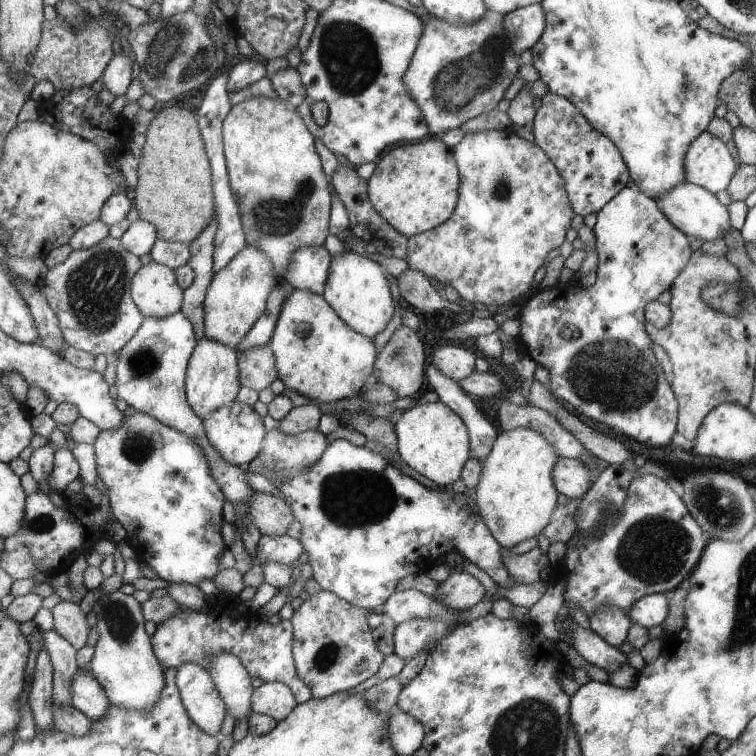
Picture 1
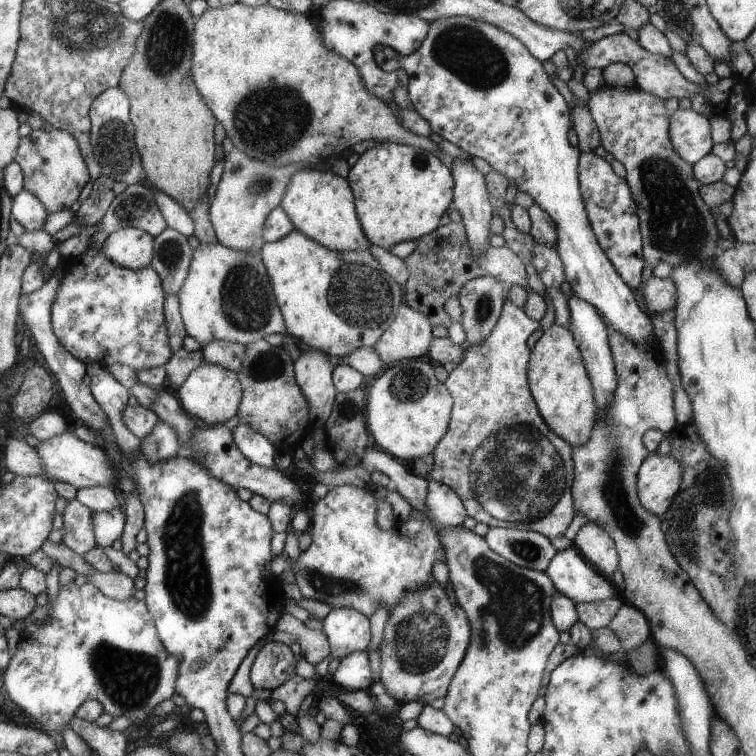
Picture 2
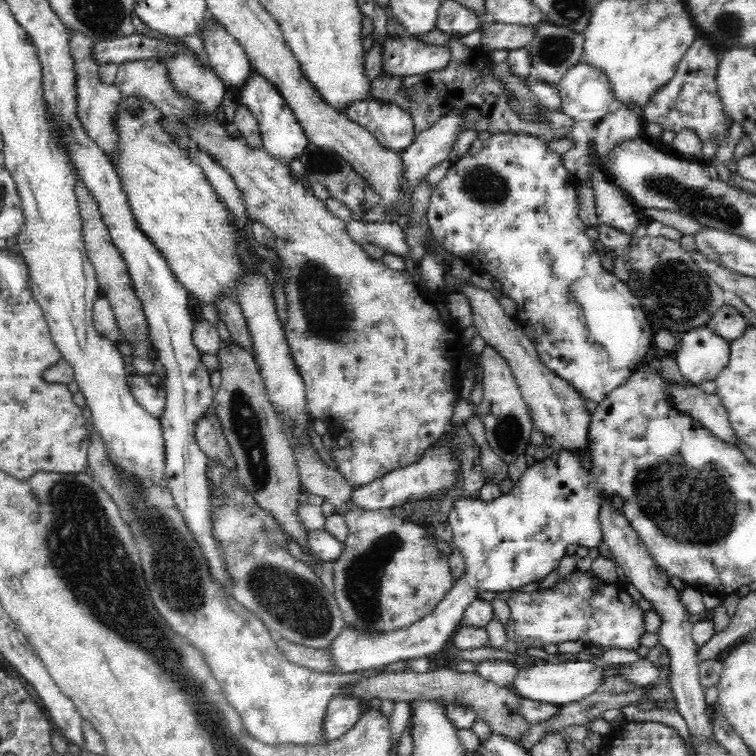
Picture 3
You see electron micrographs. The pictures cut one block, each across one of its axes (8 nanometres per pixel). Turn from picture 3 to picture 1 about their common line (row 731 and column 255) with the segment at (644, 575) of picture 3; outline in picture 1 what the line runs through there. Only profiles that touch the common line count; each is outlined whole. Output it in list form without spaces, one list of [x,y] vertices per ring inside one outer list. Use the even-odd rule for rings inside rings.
[[[262,682],[251,693],[251,711],[270,716],[275,722],[287,718],[296,704],[293,691],[282,682]]]

